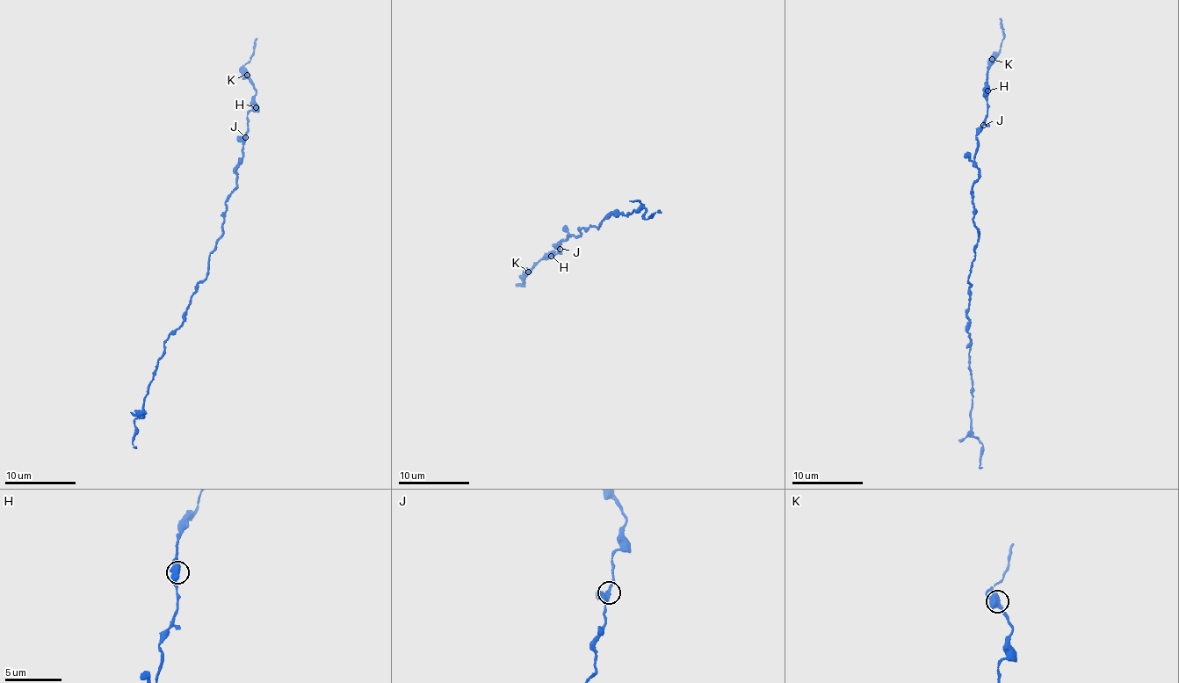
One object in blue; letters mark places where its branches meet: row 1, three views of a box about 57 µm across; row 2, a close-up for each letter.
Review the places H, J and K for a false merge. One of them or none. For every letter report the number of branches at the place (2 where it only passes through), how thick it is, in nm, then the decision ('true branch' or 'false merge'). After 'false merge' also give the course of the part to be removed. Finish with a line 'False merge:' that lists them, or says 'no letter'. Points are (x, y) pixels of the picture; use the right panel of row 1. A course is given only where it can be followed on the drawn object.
H: 2 branches meet; 600 nm thick; true branch
J: 2 branches meet; 240 nm thick; true branch
K: 2 branches meet; 600 nm thick; true branch
False merge: no letter

